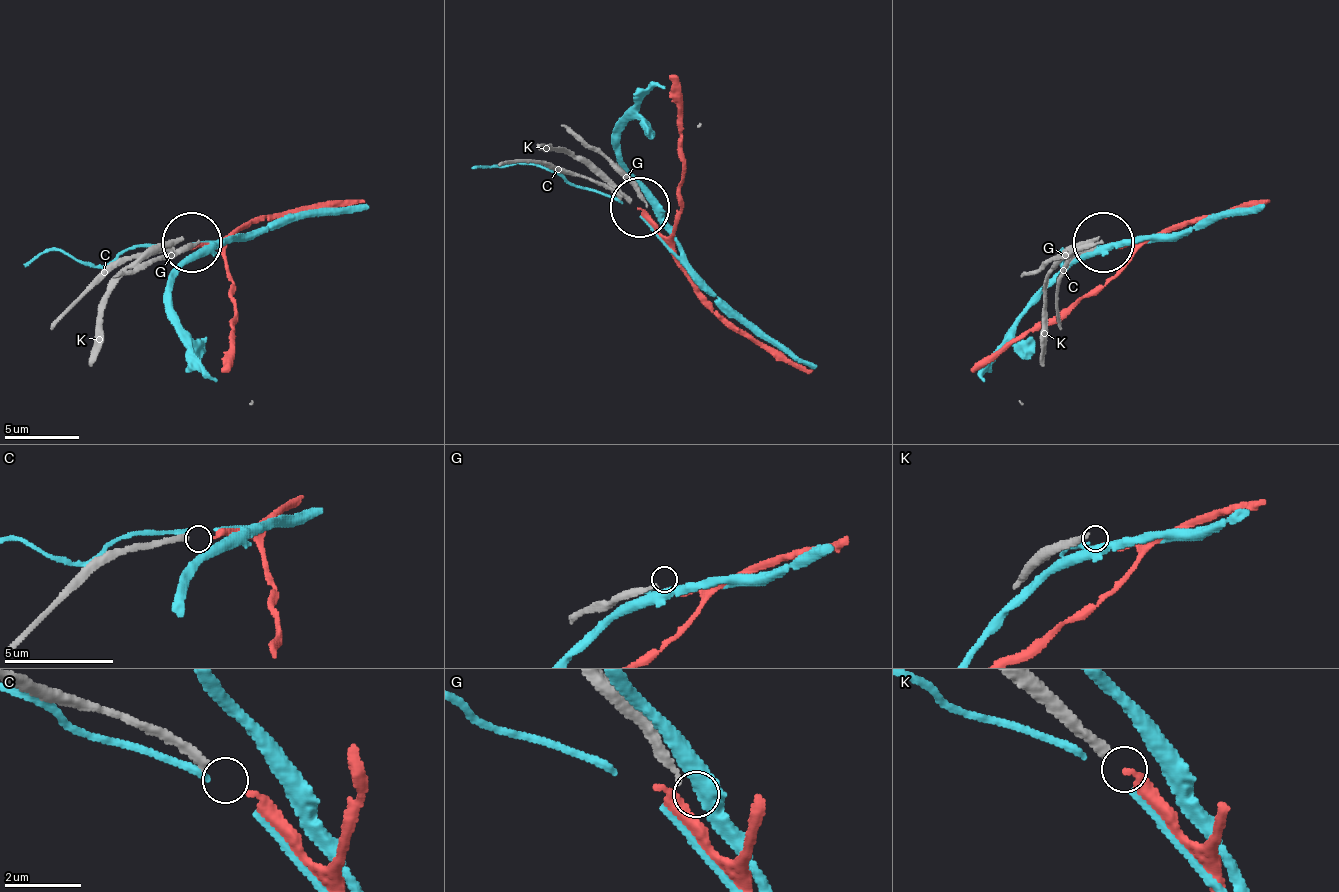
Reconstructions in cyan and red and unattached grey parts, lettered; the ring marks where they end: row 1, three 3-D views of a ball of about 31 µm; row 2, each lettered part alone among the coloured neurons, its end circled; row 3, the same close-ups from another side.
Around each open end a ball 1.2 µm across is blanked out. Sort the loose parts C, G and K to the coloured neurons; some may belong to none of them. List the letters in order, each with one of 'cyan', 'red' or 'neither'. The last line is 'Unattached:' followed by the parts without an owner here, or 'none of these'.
C: red
G: neither
K: neither
Unattached: G, K

